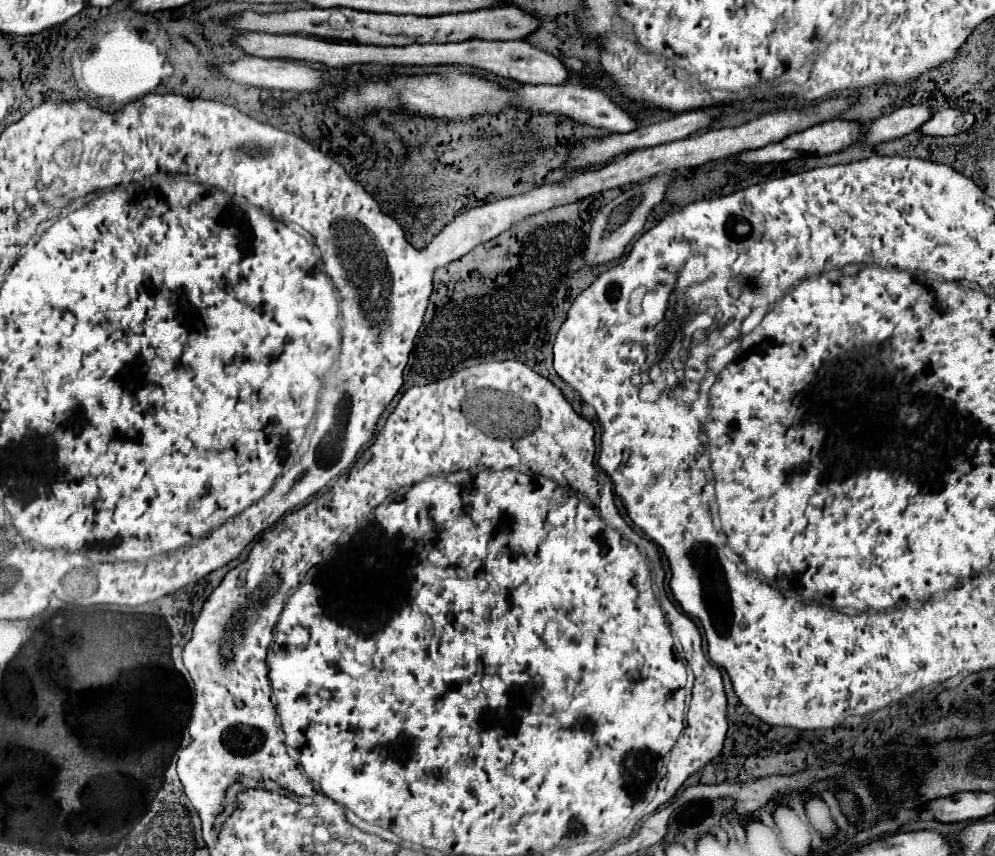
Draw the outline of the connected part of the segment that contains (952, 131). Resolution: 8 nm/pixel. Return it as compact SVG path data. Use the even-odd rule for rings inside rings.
M941 109L935 111L923 125L921 133L931 137L943 137L943 135L957 135L967 131L973 125L975 117L971 113L963 113L957 109Z

